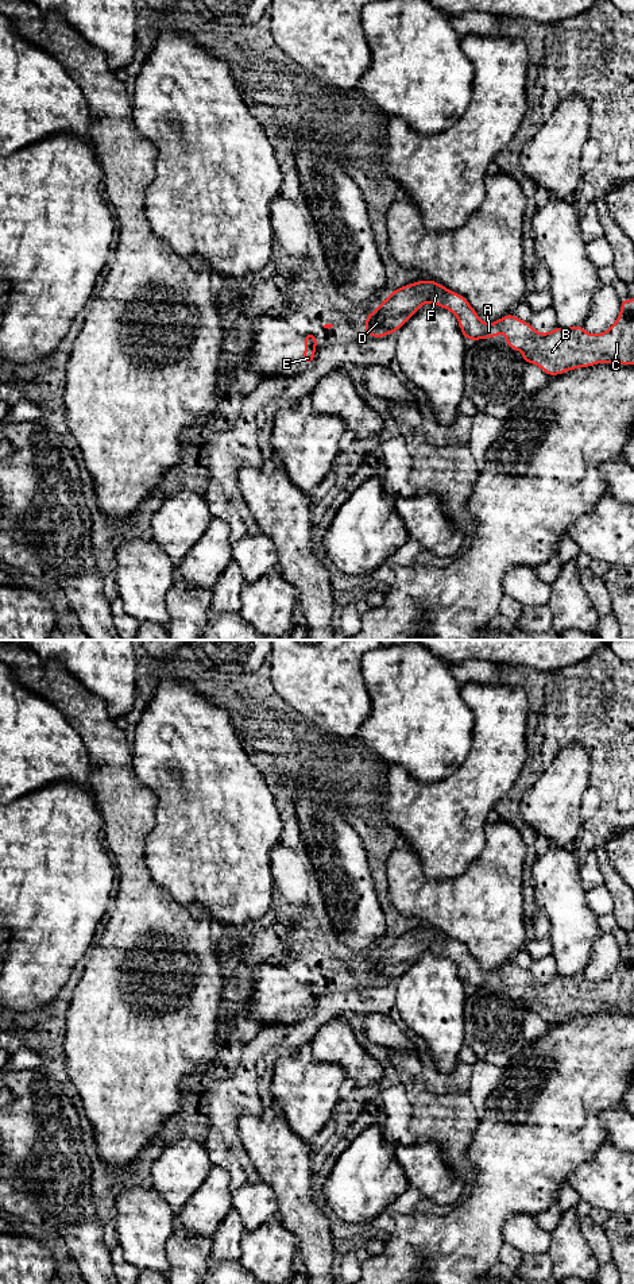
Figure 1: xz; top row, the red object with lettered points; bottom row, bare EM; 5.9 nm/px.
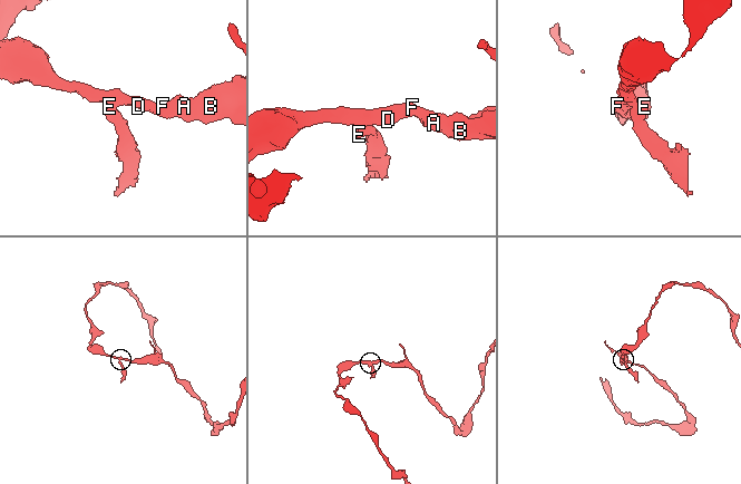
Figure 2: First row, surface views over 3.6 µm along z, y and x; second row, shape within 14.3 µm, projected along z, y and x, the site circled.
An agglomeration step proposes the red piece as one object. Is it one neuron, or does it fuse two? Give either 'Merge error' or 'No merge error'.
Merge error

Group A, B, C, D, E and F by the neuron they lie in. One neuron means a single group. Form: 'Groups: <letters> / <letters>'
Groups: A B C D F / E

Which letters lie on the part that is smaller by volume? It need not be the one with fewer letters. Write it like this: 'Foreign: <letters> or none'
Foreign: E

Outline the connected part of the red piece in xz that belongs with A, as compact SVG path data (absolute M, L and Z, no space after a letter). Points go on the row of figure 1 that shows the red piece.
M425 279L394 289L375 312L366 315L363 333L382 339L397 332L426 302L449 309L457 317L464 339L494 339L505 332L509 348L523 352L526 365L540 366L549 377L602 362L634 365L633 298L621 301L616 321L603 333L589 335L583 325L556 327L549 333L540 333L513 313L491 324L483 323L464 296Z

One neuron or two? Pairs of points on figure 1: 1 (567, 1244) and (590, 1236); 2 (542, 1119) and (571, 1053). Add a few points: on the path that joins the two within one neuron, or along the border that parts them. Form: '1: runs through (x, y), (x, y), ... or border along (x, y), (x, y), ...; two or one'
1: border along (578, 1217), (580, 1233), (599, 1265); two
2: runs through (549, 1103), (553, 1092), (571, 1074), (571, 1070); one

